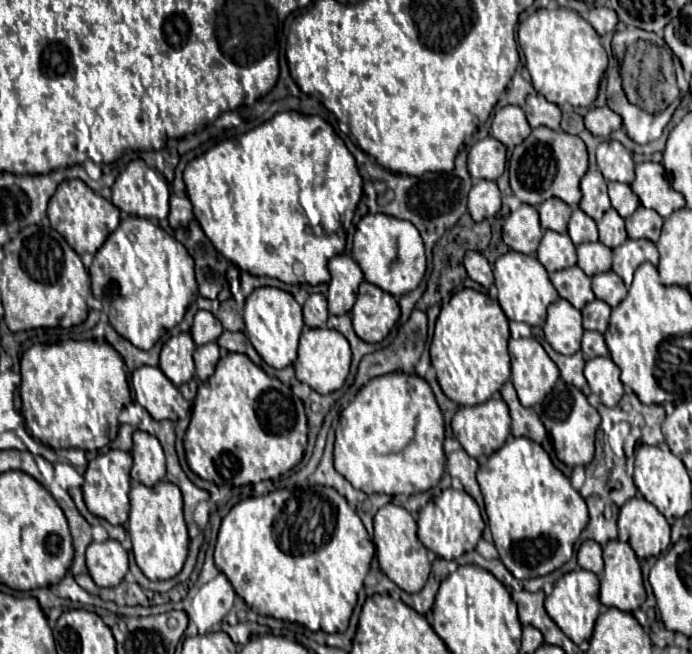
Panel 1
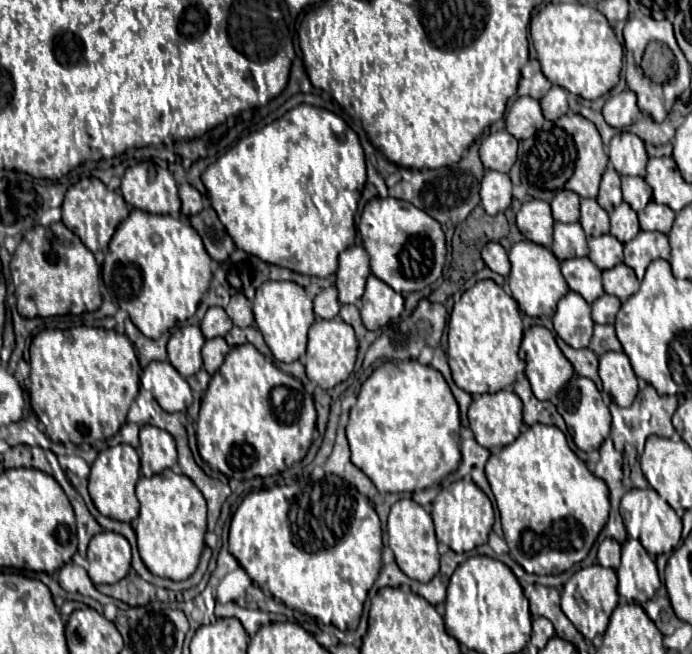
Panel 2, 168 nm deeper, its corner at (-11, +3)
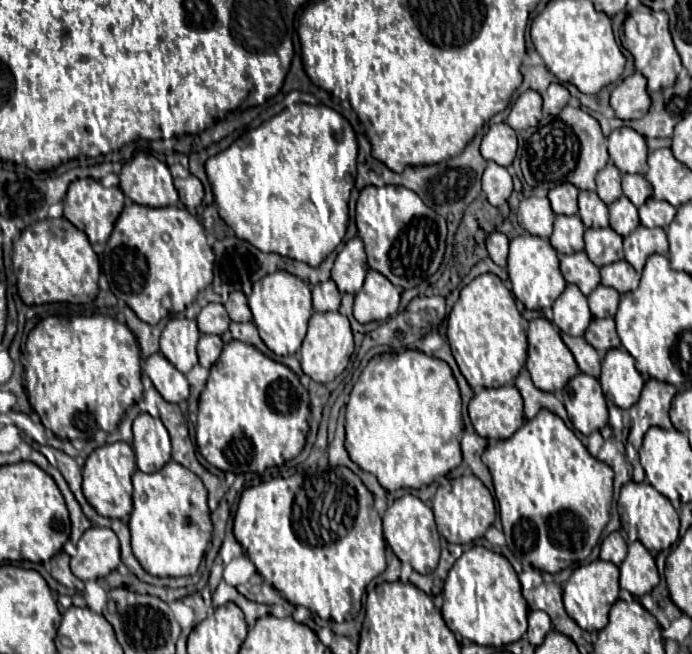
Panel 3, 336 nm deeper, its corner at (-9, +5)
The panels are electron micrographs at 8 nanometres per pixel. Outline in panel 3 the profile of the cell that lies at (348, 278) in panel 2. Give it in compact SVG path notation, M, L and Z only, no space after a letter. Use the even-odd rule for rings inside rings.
M356 236L348 240L344 248L338 252L332 266L332 280L338 284L338 290L342 294L346 292L356 294L362 288L366 272L368 272L368 264L366 264L364 242Z

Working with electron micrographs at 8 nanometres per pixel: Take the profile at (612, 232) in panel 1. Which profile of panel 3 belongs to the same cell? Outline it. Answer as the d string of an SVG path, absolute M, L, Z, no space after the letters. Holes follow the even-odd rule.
M620 196L608 208L610 208L610 226L620 236L628 236L632 230L636 230L640 226L638 210L636 210L636 206L626 196Z

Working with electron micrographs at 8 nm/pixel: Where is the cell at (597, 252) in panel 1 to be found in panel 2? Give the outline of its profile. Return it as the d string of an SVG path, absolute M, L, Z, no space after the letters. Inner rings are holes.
M604 234L604 236L598 236L598 238L590 238L588 246L590 246L588 258L600 270L614 268L616 264L622 262L622 244L612 234Z

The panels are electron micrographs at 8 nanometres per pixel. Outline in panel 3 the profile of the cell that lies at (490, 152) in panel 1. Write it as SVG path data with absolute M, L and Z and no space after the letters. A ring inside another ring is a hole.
M506 122L490 126L480 146L482 156L500 166L510 166L512 160L516 158L516 150L518 150L518 136Z

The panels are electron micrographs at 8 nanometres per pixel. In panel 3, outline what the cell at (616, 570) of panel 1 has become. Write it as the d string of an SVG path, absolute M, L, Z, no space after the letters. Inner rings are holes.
M630 542L628 556L620 566L620 588L640 598L660 582L658 568L650 552L640 542Z

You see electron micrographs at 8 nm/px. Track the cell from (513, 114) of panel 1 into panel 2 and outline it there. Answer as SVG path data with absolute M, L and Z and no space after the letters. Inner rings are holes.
M530 96L518 98L506 116L506 130L516 140L530 138L532 134L536 134L536 130L540 130L542 124L544 124L544 116L540 104Z

